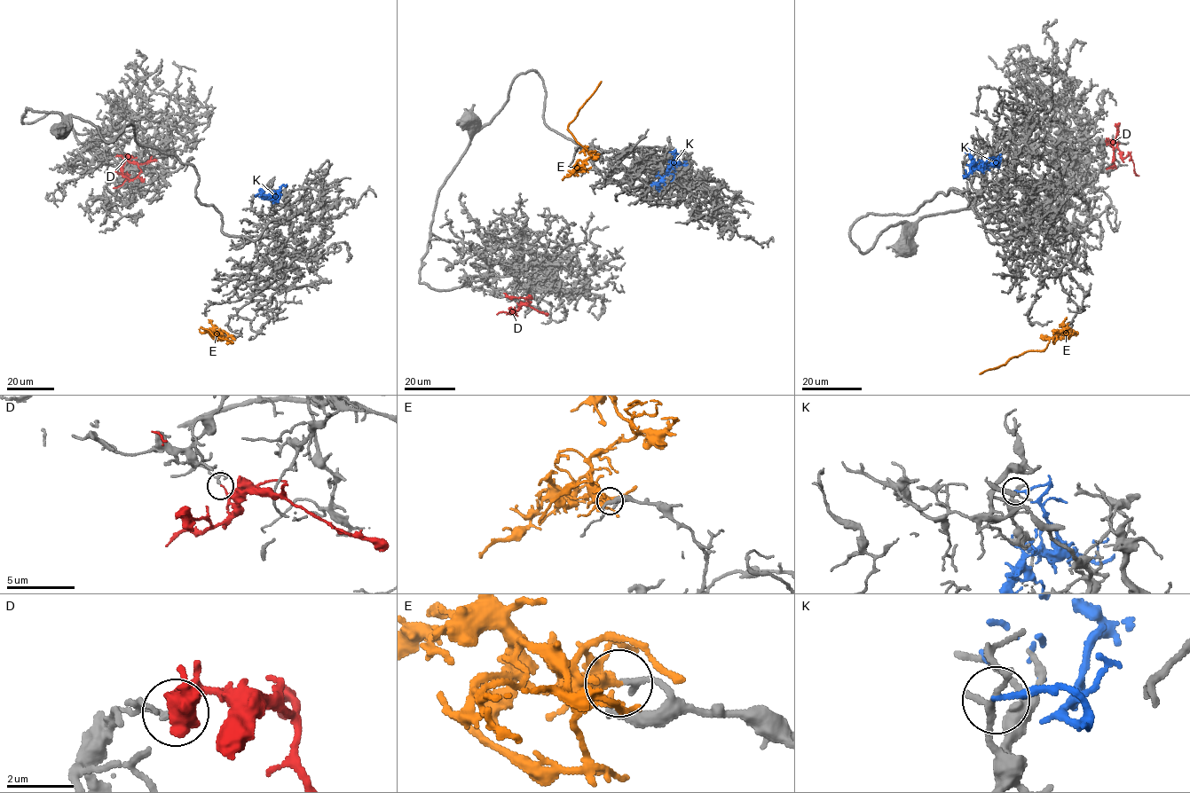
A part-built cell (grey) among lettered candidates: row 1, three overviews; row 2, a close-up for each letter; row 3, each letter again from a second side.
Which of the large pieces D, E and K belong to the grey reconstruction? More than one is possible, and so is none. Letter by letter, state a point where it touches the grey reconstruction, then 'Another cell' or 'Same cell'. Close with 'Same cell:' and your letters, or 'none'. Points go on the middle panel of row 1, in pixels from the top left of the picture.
D: Touches grey at (516, 303). Same cell
E: Touches grey at (587, 169). Another cell
K: Touches grey at (669, 152). Another cell
Same cell: D

